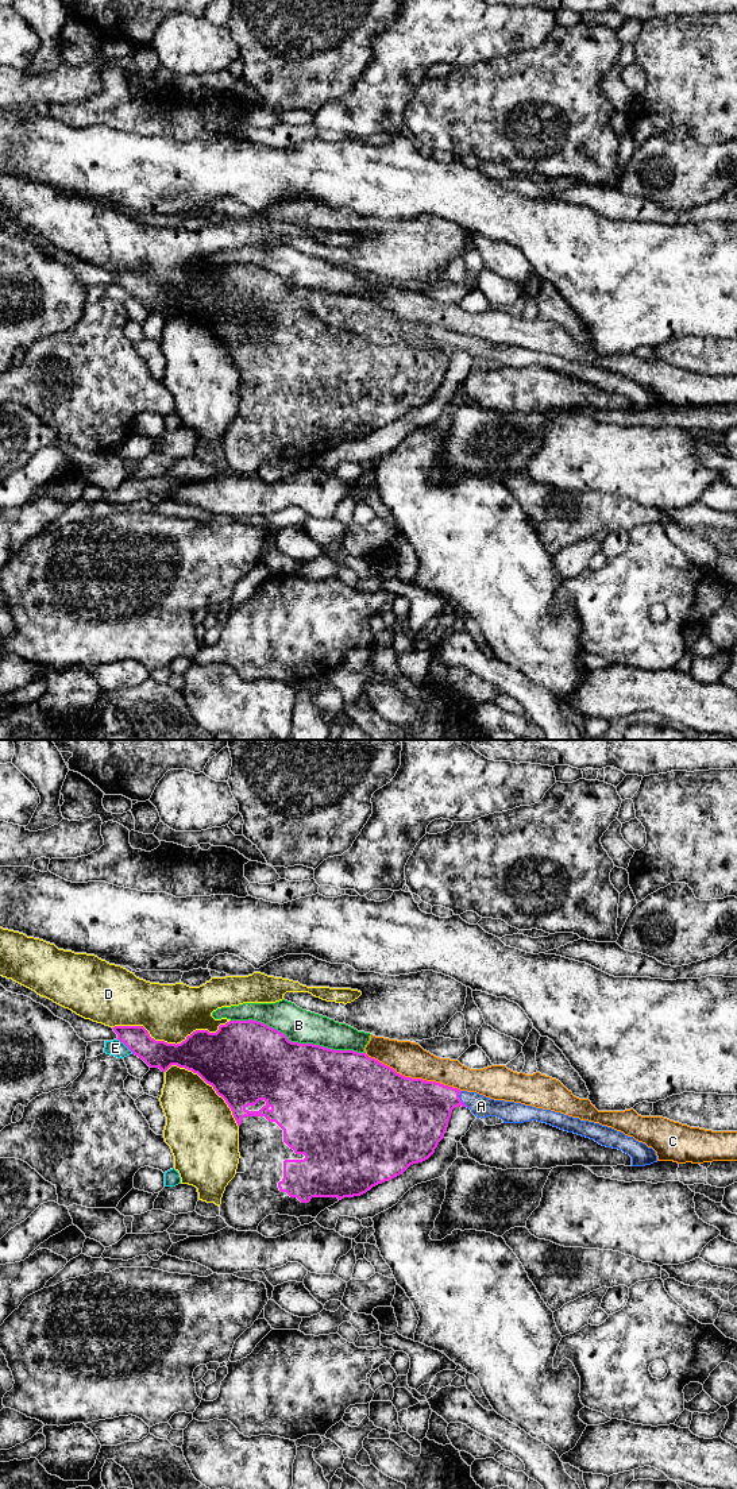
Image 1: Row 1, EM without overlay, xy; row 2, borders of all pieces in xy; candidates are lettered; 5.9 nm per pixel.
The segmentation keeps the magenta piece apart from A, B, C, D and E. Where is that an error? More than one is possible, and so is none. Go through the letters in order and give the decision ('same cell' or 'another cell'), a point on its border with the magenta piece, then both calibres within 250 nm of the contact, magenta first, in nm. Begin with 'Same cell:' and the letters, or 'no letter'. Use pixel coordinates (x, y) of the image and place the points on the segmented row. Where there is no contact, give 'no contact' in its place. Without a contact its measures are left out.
Same cell: A
A: same cell | xy (459, 1099) | 360/130 nm
B: another cell | xy (297, 1042) | 480/200 nm
C: another cell | xy (413, 1079) | 500/200 nm
D: another cell | xy (170, 1044) | 280/340 nm
E: another cell | xy (126, 1045) | 160/100 nm

